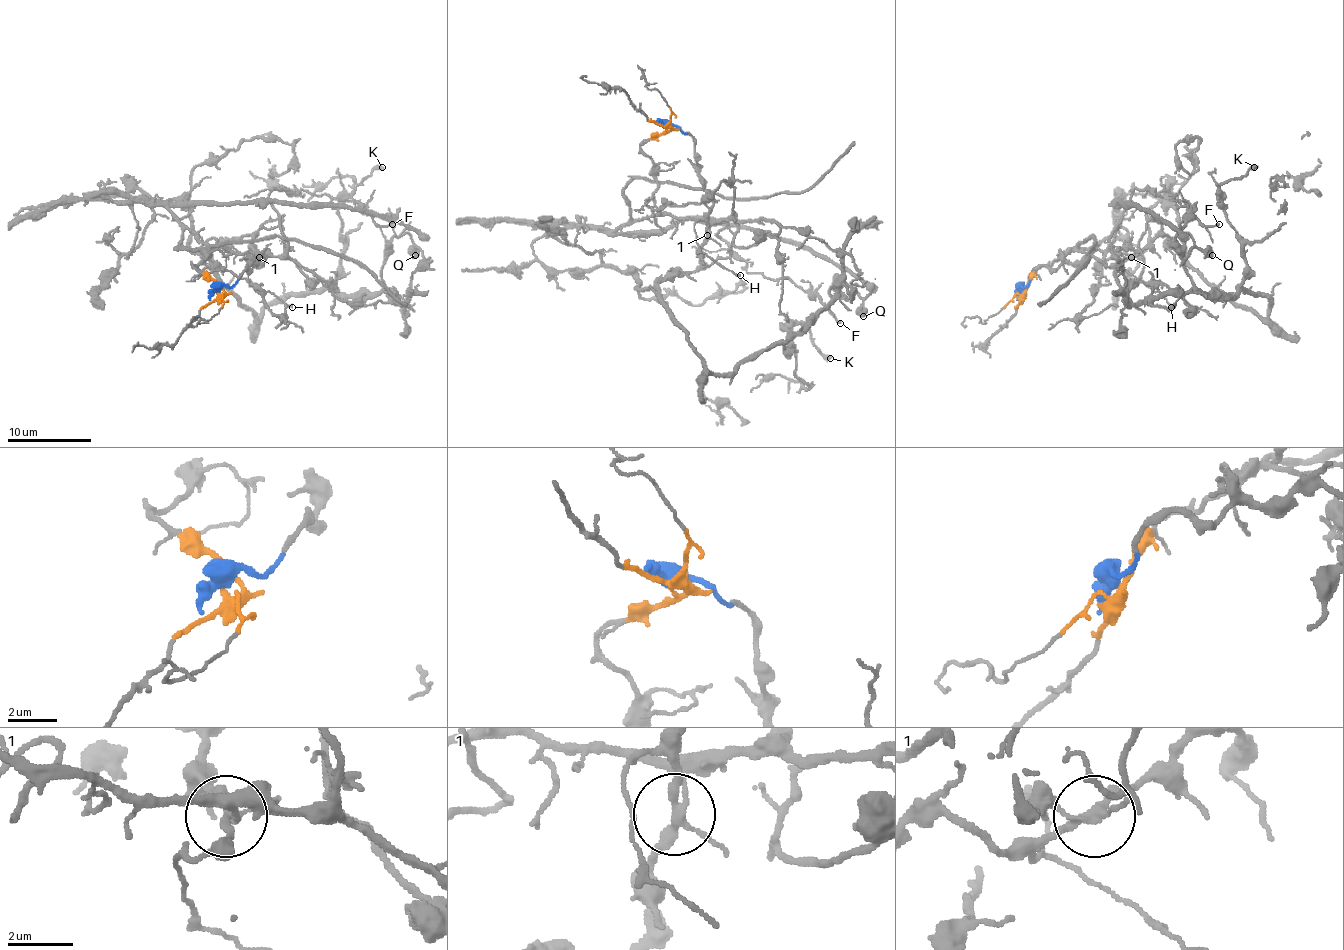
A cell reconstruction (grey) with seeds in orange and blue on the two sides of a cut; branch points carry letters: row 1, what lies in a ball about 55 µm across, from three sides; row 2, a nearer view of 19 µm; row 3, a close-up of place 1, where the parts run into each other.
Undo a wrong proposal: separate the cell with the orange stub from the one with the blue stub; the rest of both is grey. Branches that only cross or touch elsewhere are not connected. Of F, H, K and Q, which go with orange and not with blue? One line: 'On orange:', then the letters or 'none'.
On orange: F

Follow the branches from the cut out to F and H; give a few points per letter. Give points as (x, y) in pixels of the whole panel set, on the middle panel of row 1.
F: (665, 128), (640, 145), (654, 206), (682, 218), (732, 214), (717, 233), (749, 273), (788, 277), (841, 323)
H: (665, 128), (675, 124), (694, 139), (698, 181), (713, 206), (694, 225), (696, 243), (728, 271), (740, 275)

